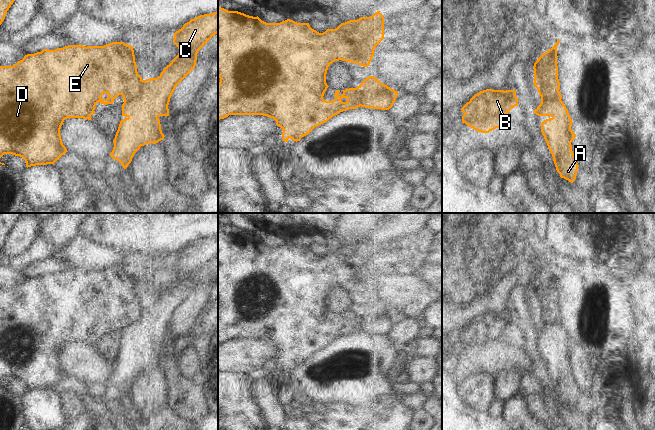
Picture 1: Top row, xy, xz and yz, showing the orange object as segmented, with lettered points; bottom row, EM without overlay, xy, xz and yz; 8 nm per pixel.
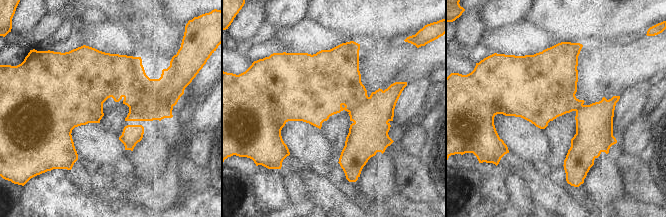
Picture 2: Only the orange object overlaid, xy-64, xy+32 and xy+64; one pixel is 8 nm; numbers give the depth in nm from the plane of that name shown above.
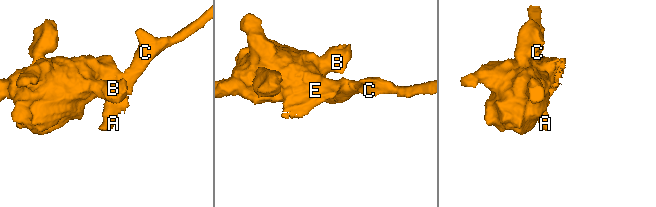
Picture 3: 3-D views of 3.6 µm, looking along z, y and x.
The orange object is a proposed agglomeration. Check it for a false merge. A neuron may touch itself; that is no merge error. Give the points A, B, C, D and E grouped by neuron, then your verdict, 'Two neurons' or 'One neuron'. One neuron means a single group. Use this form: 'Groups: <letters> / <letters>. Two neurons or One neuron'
Groups: A C / B D E. Two neurons.

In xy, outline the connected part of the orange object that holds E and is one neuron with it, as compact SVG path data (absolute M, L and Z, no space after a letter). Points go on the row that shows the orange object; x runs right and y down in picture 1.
M112 42L104 46L83 46L68 45L55 50L43 49L41 52L27 54L24 58L18 61L13 66L0 66L0 158L4 154L12 154L22 157L26 166L54 164L67 151L62 143L60 129L65 119L67 118L83 118L92 120L91 116L95 113L95 106L98 102L102 104L113 104L114 99L119 95L123 96L126 101L130 97L136 97L142 90L142 77L137 72L135 55L133 46L127 45L124 42Z

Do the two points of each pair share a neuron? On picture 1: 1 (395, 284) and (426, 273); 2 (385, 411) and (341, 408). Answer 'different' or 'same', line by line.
1: different
2: same

